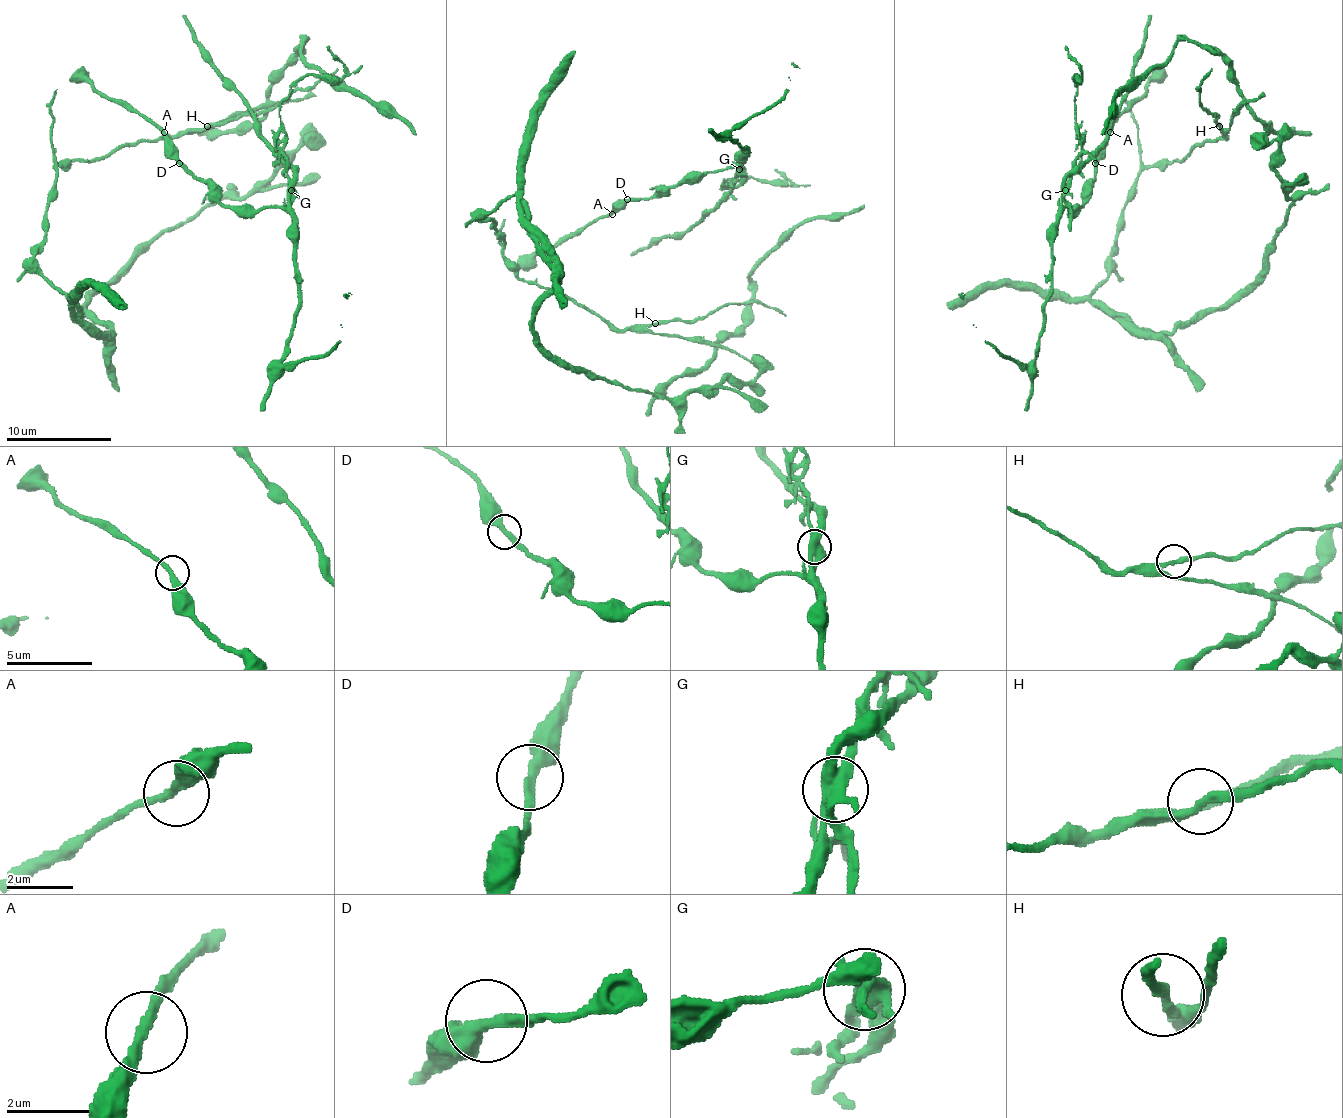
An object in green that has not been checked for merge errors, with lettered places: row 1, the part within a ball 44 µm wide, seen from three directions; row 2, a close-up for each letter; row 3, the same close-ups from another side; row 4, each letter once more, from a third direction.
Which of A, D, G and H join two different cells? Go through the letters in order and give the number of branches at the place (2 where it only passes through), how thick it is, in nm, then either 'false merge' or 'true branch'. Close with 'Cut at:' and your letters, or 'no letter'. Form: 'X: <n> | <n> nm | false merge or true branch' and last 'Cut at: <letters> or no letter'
A: 2 | 280 nm | true branch
D: 2 | 320 nm | true branch
G: 3 | 400 nm | false merge
H: 2 | 240 nm | true branch
Cut at: G

